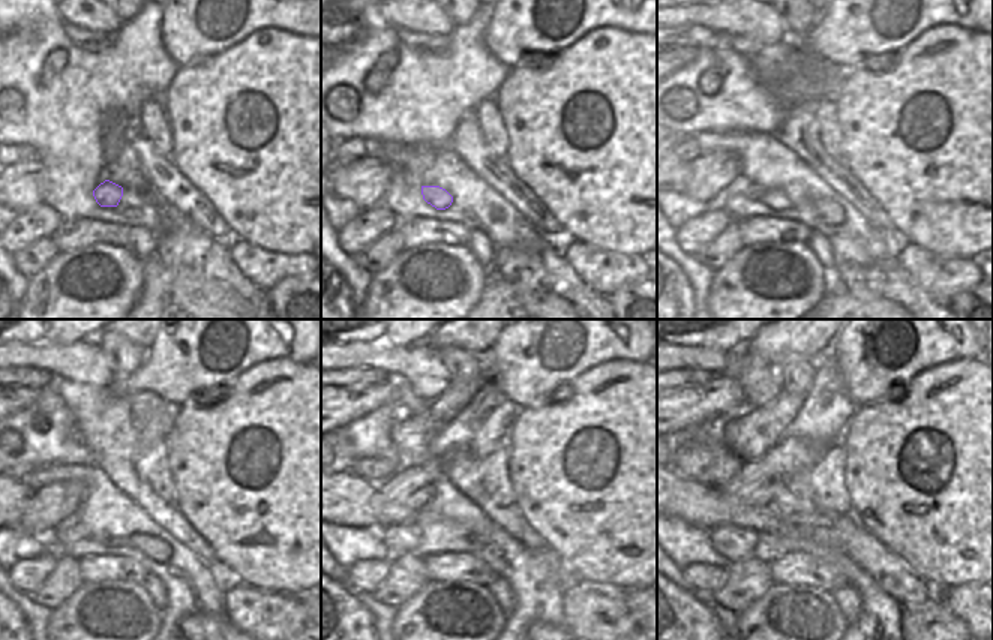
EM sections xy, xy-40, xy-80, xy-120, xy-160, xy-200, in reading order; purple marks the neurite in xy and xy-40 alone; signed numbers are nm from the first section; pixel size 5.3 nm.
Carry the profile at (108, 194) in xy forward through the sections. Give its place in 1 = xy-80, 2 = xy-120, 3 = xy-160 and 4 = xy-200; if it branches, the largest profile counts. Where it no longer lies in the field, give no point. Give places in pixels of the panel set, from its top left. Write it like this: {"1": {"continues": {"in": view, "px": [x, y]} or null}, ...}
{"1": {"continues": {"in": "xy-80", "px": [774, 200]}}, "2": {"continues": {"in": "xy-120", "px": [65, 532]}}, "3": {"continues": {"in": "xy-160", "px": [399, 540]}}, "4": {"continues": {"in": "xy-200", "px": [734, 543]}}}

